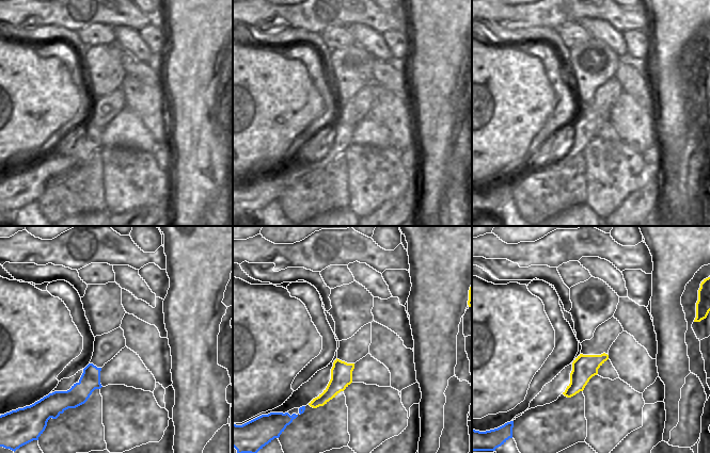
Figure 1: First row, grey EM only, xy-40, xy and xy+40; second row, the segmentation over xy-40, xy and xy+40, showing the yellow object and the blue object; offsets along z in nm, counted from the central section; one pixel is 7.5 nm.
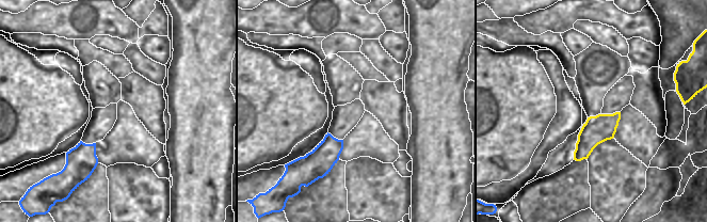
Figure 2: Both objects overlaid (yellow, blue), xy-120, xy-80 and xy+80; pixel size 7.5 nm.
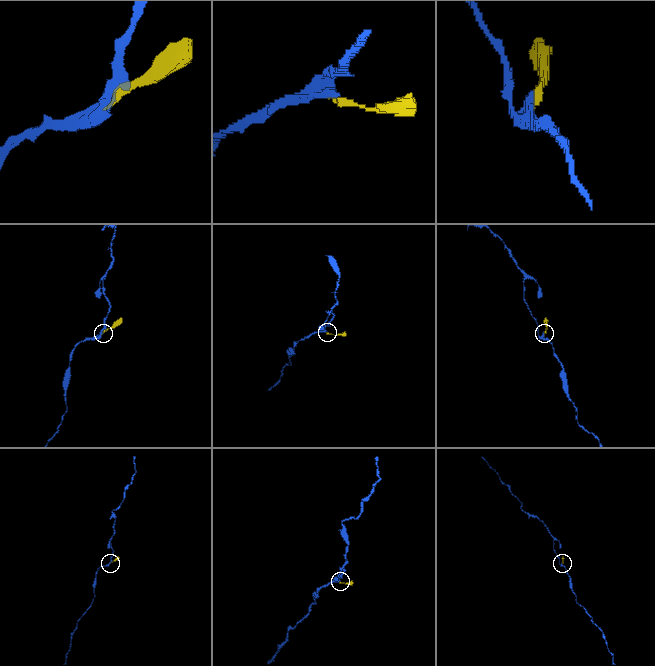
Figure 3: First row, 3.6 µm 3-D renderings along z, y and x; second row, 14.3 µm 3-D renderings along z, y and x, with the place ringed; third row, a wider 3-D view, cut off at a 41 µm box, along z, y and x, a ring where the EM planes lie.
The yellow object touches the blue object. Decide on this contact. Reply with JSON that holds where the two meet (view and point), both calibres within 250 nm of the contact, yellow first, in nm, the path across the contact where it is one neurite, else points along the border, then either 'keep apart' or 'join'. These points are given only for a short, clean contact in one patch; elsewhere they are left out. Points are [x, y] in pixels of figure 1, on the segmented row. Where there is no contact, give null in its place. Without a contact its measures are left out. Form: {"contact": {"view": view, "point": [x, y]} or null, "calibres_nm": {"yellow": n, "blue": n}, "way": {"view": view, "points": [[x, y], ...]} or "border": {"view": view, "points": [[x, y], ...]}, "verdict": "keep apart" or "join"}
{"contact": null, "verdict": "join"}

